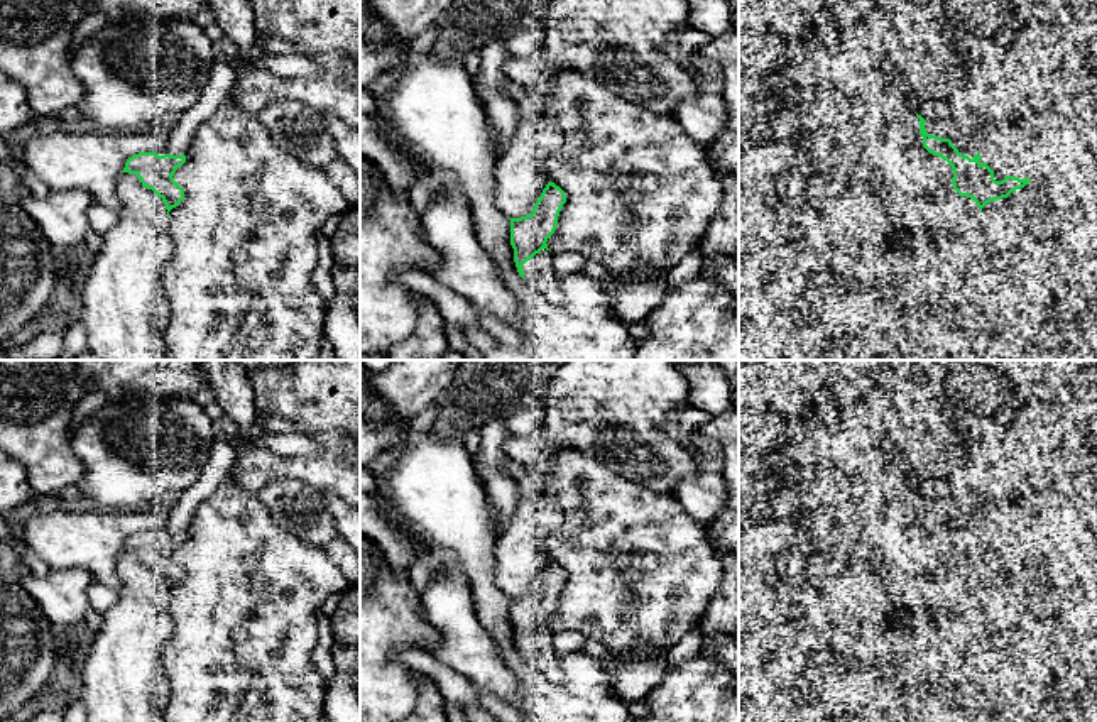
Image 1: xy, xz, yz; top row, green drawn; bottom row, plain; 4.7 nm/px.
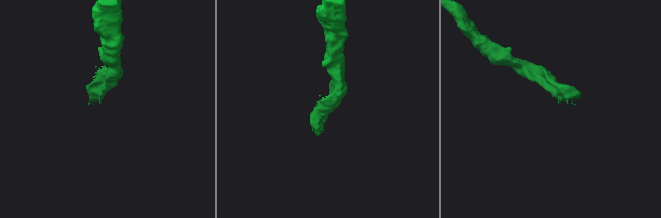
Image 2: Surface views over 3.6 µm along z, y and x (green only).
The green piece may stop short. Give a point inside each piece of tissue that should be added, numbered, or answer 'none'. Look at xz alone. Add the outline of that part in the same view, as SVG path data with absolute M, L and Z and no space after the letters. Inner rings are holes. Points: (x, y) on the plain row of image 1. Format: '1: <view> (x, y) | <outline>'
1: xz (538, 650) | M543 627L532 637L529 637L522 649L526 659L529 659L534 666L538 666L551 681L561 680L559 671L559 656L553 648L551 631Z

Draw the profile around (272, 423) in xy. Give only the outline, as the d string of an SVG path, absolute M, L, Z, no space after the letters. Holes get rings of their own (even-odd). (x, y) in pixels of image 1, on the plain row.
M260 414L257 416L257 421L262 421L265 433L282 435L289 433L287 419L276 416L276 414Z

